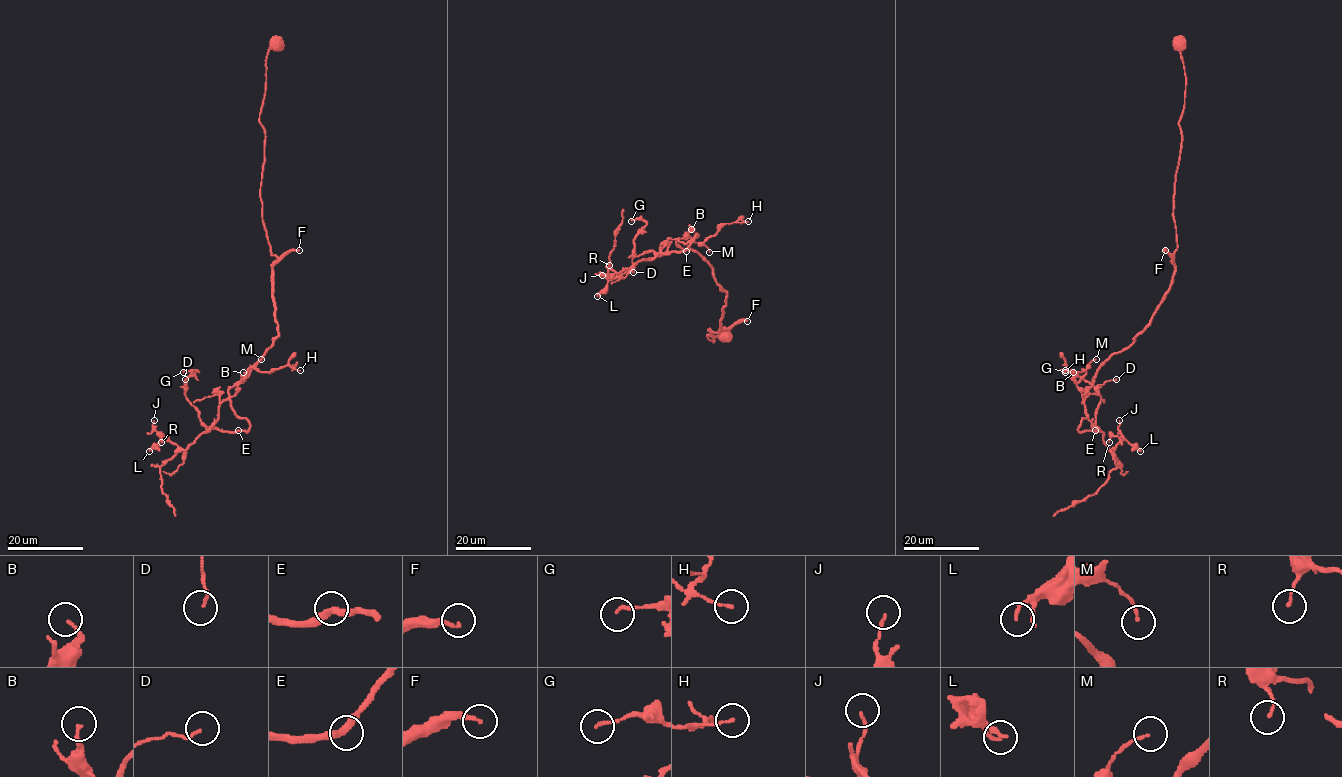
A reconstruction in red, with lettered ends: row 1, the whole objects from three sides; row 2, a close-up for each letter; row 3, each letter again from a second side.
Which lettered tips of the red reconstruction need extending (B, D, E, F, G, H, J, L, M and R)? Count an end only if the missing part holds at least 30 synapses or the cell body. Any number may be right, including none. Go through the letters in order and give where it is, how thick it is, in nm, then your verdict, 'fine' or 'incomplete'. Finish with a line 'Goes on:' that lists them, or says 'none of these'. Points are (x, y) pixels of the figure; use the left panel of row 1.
B: (243, 372) | 140 nm | fine
D: (185, 379) | 110 nm | fine
E: (238, 430) | 300 nm | fine
F: (299, 250) | 180 nm | incomplete
G: (183, 372) | 140 nm | fine
H: (300, 370) | 100 nm | fine
J: (154, 420) | 120 nm | fine
L: (149, 451) | 140 nm | fine
M: (261, 359) | 110 nm | fine
R: (161, 442) | 110 nm | fine
Goes on: F

